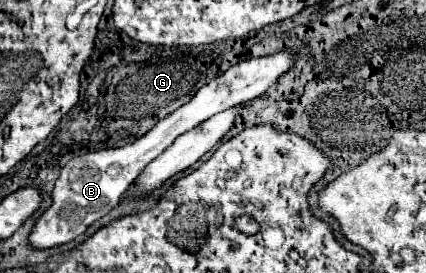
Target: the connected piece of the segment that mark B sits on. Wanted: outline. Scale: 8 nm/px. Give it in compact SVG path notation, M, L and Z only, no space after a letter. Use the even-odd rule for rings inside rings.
M284 50L284 52L262 56L262 58L242 60L238 64L230 66L218 78L210 80L206 86L202 86L192 96L190 102L186 102L184 106L180 106L178 110L174 110L172 114L162 118L146 136L138 138L136 142L126 144L122 148L98 150L98 152L90 152L90 154L72 158L62 168L62 174L54 184L54 190L50 194L52 206L40 216L40 220L36 222L36 226L30 234L32 246L34 248L52 248L52 246L66 244L66 242L74 240L76 236L80 236L92 222L96 222L98 218L108 214L118 204L118 200L128 190L128 186L140 176L142 168L146 168L146 164L150 164L150 160L160 156L166 150L166 146L170 146L182 132L190 132L190 128L196 128L198 124L206 122L210 116L226 110L230 106L264 96L268 92L268 88L274 82L278 82L278 78L284 76L296 64L298 56L300 56L300 50Z

